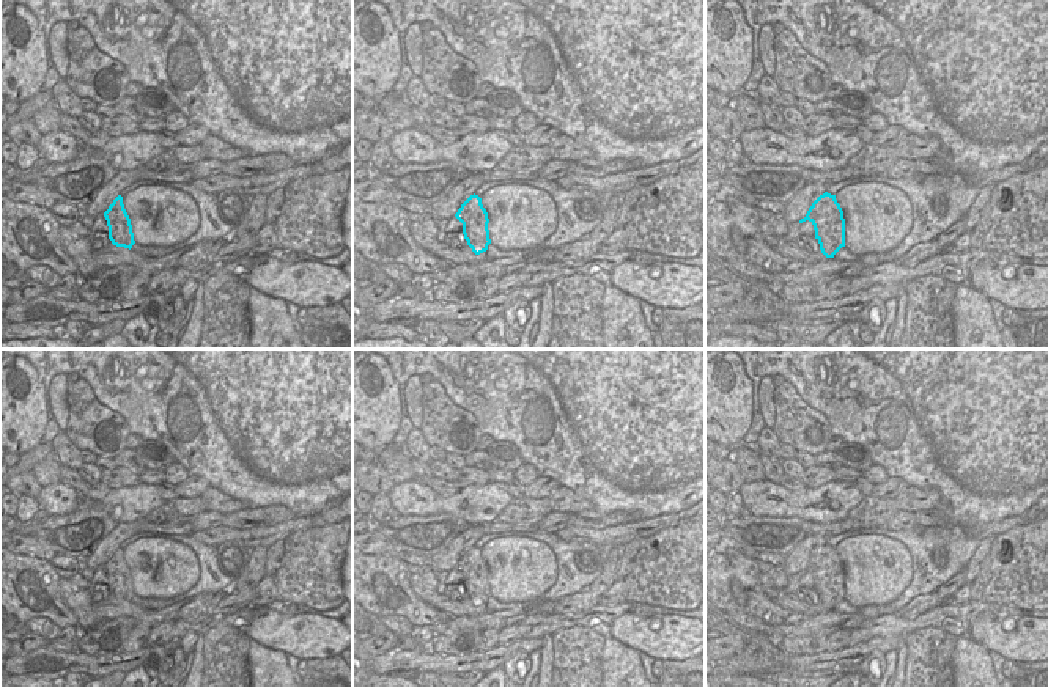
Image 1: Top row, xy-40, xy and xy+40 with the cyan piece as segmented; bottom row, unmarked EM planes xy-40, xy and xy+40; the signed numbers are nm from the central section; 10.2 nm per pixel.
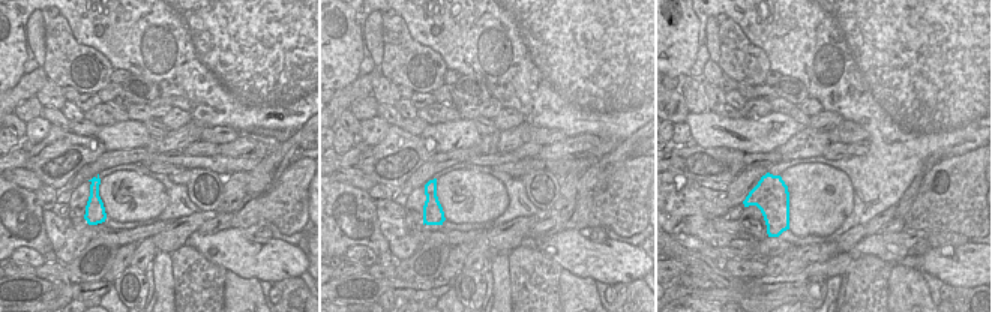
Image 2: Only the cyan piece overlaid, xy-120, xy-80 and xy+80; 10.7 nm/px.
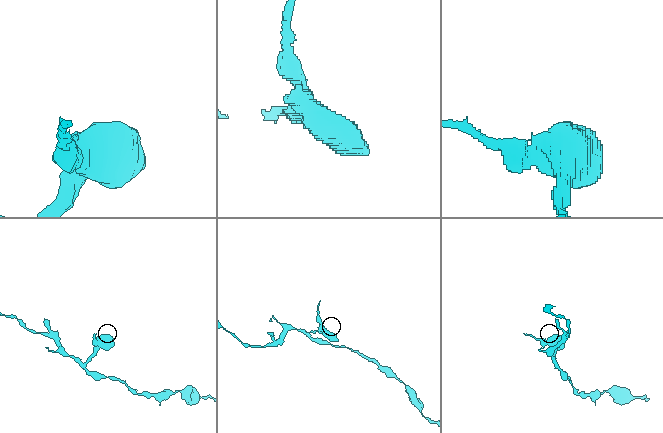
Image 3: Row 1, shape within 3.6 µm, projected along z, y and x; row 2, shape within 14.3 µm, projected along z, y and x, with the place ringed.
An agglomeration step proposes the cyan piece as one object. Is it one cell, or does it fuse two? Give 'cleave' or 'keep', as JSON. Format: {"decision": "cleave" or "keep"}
{"decision": "cleave"}

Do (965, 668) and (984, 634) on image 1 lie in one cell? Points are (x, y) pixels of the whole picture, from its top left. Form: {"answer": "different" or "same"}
{"answer": "different"}

